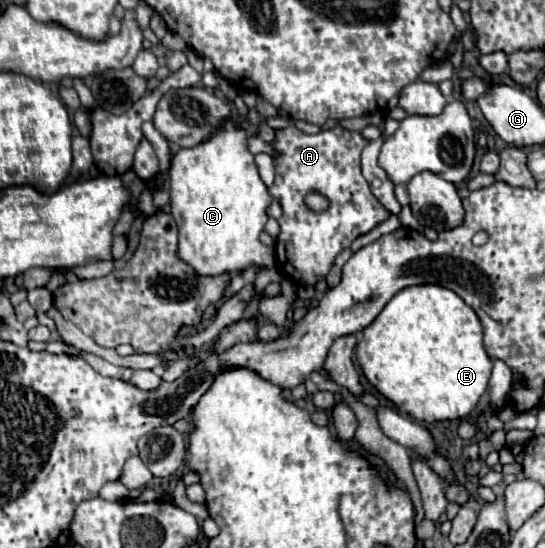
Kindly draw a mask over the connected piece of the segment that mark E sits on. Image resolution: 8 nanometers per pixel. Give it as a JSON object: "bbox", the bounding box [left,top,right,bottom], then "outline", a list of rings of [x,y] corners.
{"bbox":[357,285,493,421],"outline":[[[413,285],[401,289],[363,331],[357,343],[357,361],[367,381],[395,407],[417,421],[455,421],[465,419],[489,387],[493,359],[483,345],[483,325],[475,311],[451,289],[441,285]]]}

